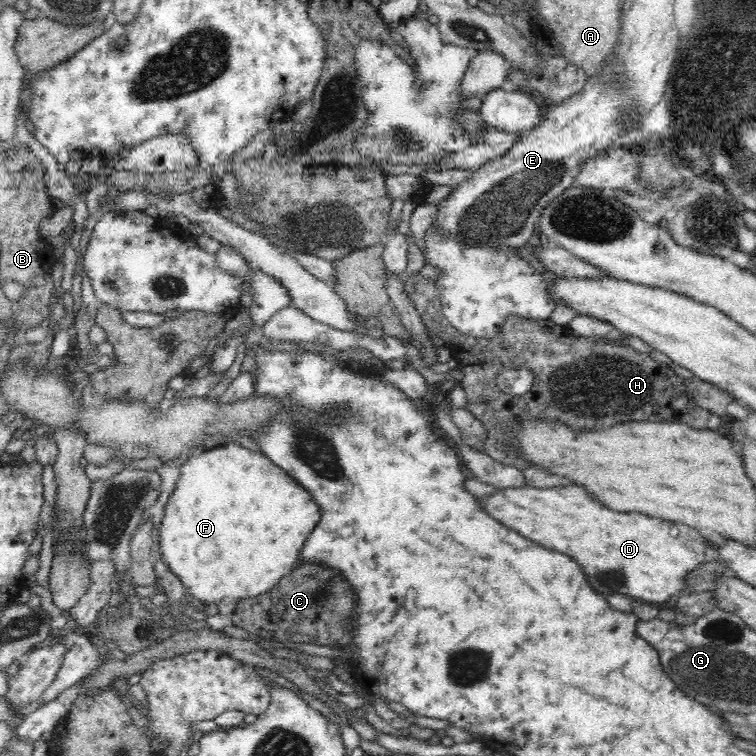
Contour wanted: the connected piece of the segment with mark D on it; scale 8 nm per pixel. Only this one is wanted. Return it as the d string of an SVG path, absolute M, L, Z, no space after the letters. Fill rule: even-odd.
M573 483L562 487L524 485L498 489L480 499L484 510L506 528L576 560L588 584L603 596L616 592L658 605L683 590L688 571L709 560L711 541L696 529L638 511L616 512L591 498L584 487Z

